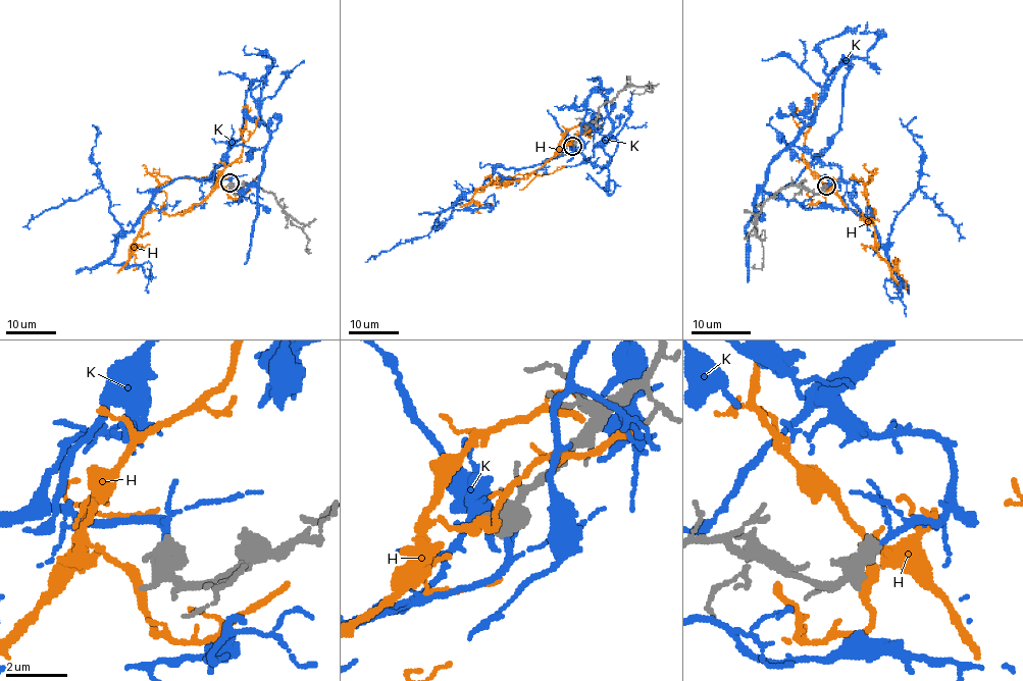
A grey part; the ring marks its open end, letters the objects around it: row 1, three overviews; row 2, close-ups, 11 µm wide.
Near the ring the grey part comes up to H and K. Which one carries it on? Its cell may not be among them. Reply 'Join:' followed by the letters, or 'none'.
Join: K

